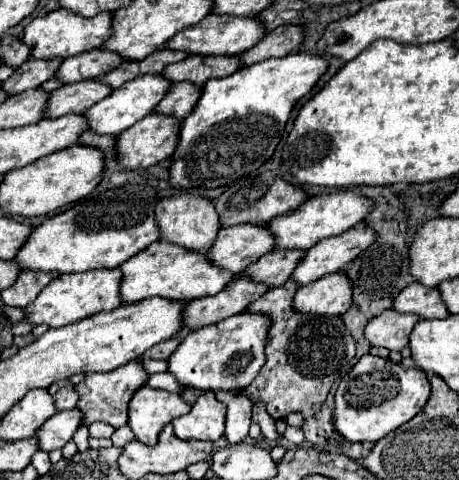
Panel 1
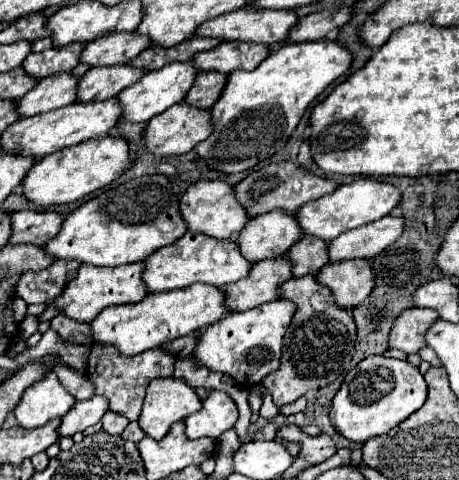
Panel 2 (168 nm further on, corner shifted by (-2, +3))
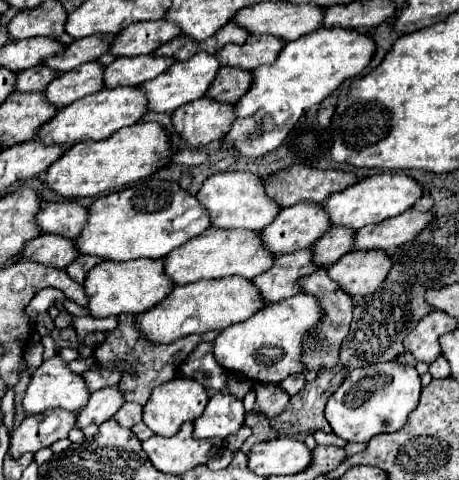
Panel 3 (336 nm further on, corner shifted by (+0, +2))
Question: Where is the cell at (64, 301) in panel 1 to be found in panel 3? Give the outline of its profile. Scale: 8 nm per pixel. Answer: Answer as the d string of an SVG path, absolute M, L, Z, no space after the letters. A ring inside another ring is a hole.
M138 258L138 260L128 260L128 262L100 262L94 266L84 282L86 294L90 296L90 314L96 318L106 318L106 316L120 316L124 312L144 312L154 308L168 292L172 292L174 284L164 272L164 260L148 260L148 258Z

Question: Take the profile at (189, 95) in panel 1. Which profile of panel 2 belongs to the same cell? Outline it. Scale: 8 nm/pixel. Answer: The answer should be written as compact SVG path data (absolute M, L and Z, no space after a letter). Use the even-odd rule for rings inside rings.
M200 73L194 79L194 85L190 87L190 91L184 97L184 103L190 103L194 107L204 107L210 109L214 105L214 101L220 97L220 91L226 83L226 75L224 73Z

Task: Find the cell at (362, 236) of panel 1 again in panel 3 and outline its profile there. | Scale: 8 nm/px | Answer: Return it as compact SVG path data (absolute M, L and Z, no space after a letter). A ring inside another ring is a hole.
M408 210L396 218L388 218L380 224L368 224L356 232L354 248L360 250L392 250L420 234L434 222L434 212Z

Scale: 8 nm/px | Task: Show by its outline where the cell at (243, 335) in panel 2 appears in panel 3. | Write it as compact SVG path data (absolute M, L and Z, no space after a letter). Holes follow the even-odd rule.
M306 292L282 300L280 304L268 304L246 322L232 324L230 328L222 330L222 334L214 342L216 360L222 368L240 372L258 382L278 384L290 374L304 374L306 368L300 362L302 340L308 332L320 326L322 314L324 310L320 308L320 300Z

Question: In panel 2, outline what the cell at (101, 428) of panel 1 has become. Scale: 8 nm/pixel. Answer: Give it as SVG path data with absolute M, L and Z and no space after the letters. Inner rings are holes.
M108 411L104 417L102 417L102 429L110 435L120 435L124 431L124 427L128 425L128 419L114 413L114 411Z

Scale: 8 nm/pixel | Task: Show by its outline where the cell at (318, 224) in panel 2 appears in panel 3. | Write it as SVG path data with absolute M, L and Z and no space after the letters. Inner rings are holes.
M382 172L370 178L360 180L354 186L348 186L342 192L334 192L326 200L326 210L330 214L332 226L348 226L348 228L362 228L368 224L378 224L386 218L400 216L404 210L410 210L416 200L422 196L424 188L404 172Z

